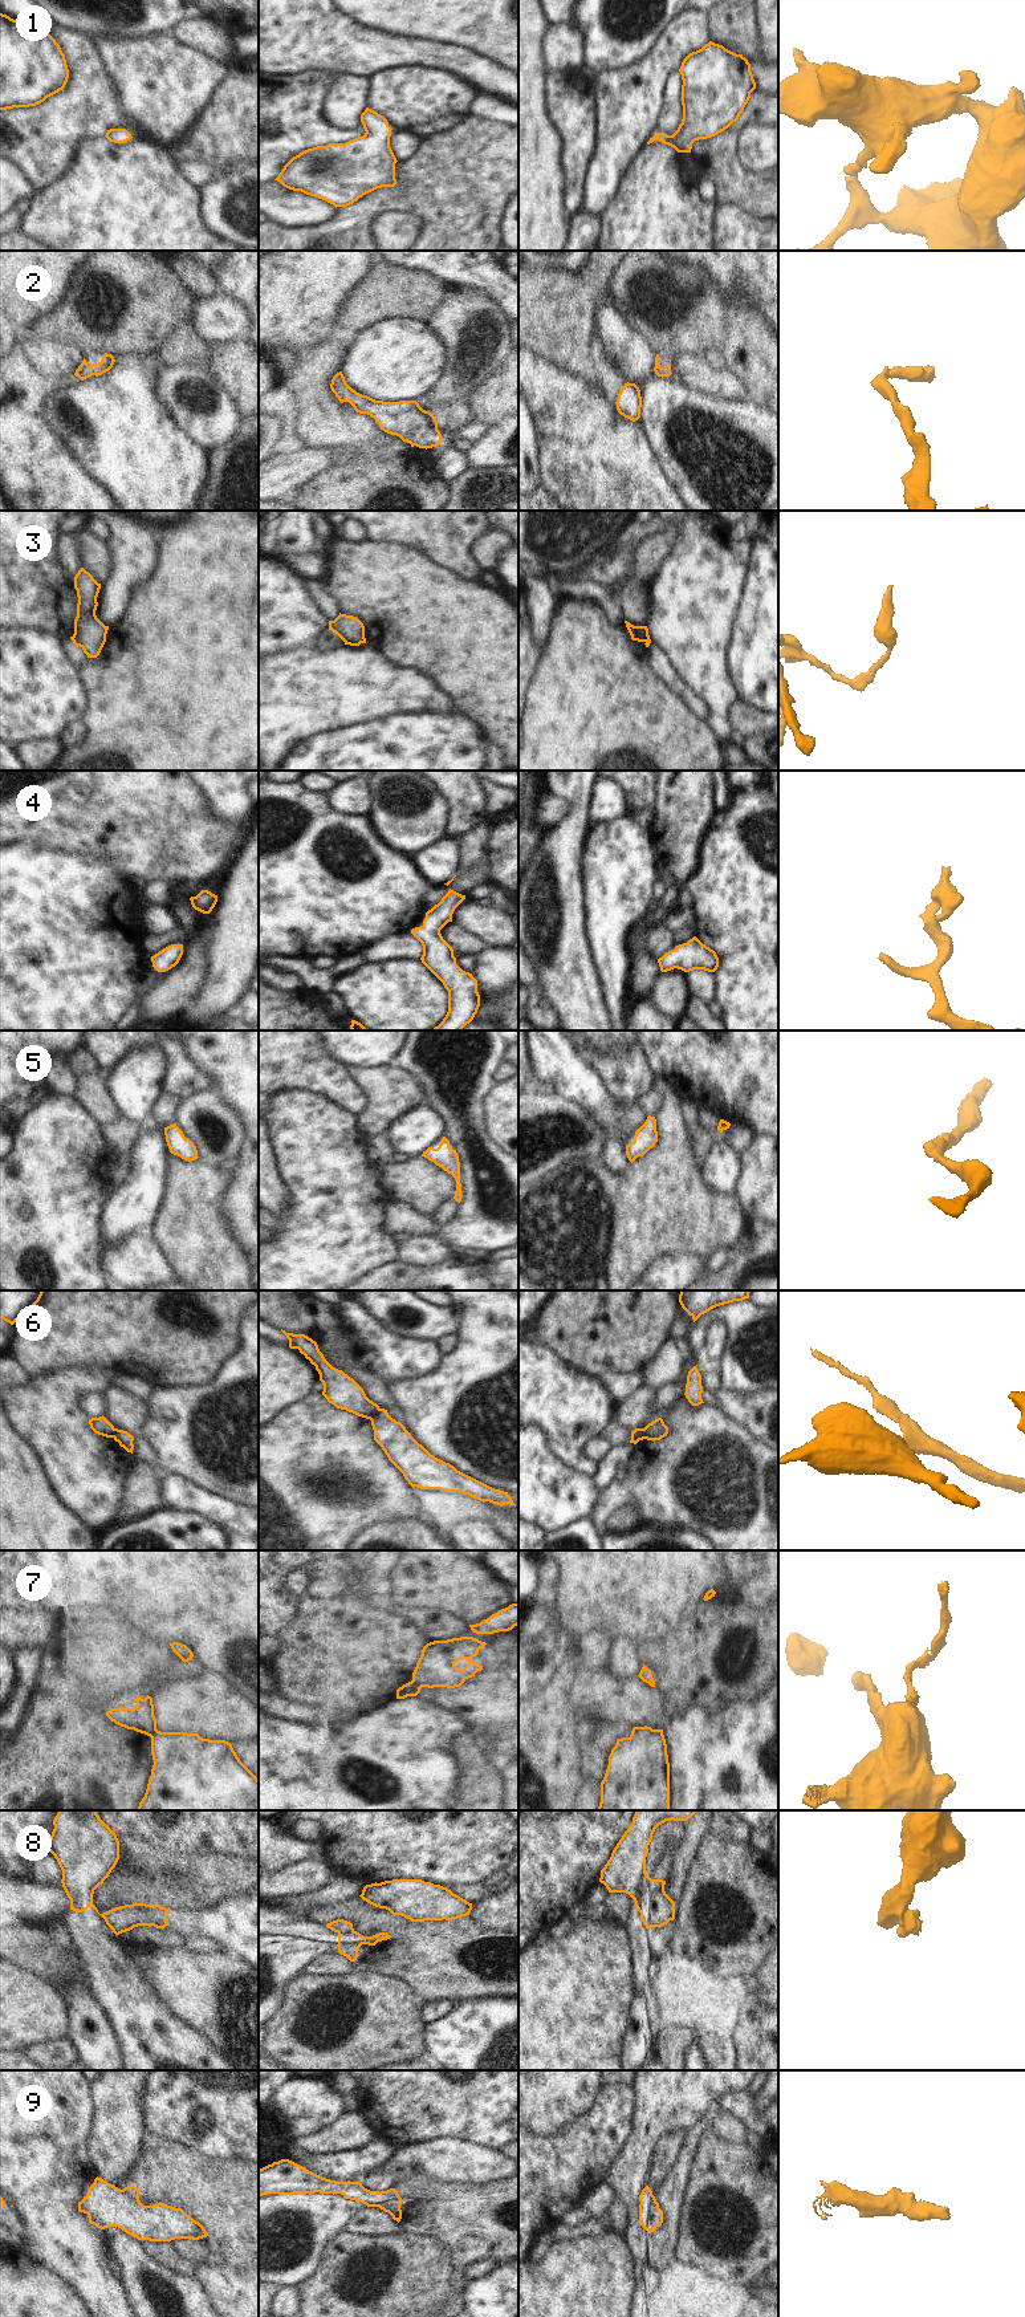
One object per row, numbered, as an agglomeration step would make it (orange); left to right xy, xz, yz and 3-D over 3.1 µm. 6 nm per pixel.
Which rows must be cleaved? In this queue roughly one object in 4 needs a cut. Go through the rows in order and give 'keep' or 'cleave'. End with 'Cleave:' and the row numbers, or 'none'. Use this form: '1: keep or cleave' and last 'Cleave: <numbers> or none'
1: keep
2: keep
3: keep
4: keep
5: keep
6: cleave
7: cleave
8: cleave
9: keep
Cleave: 6, 7, 8

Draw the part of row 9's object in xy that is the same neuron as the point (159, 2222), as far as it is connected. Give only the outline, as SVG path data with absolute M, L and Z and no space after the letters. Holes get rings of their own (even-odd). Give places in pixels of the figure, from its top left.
M98 2176L89 2187L89 2194L78 2202L78 2211L86 2214L89 2223L101 2229L118 2227L138 2240L199 2240L208 2236L204 2227L188 2216L182 2208L175 2208L163 2203L143 2206L139 2200L139 2190L135 2186L127 2186L121 2190Z

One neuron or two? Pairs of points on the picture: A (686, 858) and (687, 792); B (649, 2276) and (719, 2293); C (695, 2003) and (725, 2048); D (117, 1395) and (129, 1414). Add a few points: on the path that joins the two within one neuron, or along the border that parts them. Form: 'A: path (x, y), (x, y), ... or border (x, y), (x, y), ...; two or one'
A: path (686, 842), (686, 808); one
B: path (666, 2289), (674, 2293), (702, 2293); one
C: border (699, 2040), (704, 2035), (728, 2037), (739, 2056); two
D: path (117, 1399), (125, 1410); one

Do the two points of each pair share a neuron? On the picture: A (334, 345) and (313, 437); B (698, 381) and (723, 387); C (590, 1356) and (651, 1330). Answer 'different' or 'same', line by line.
A: same
B: same
C: same

